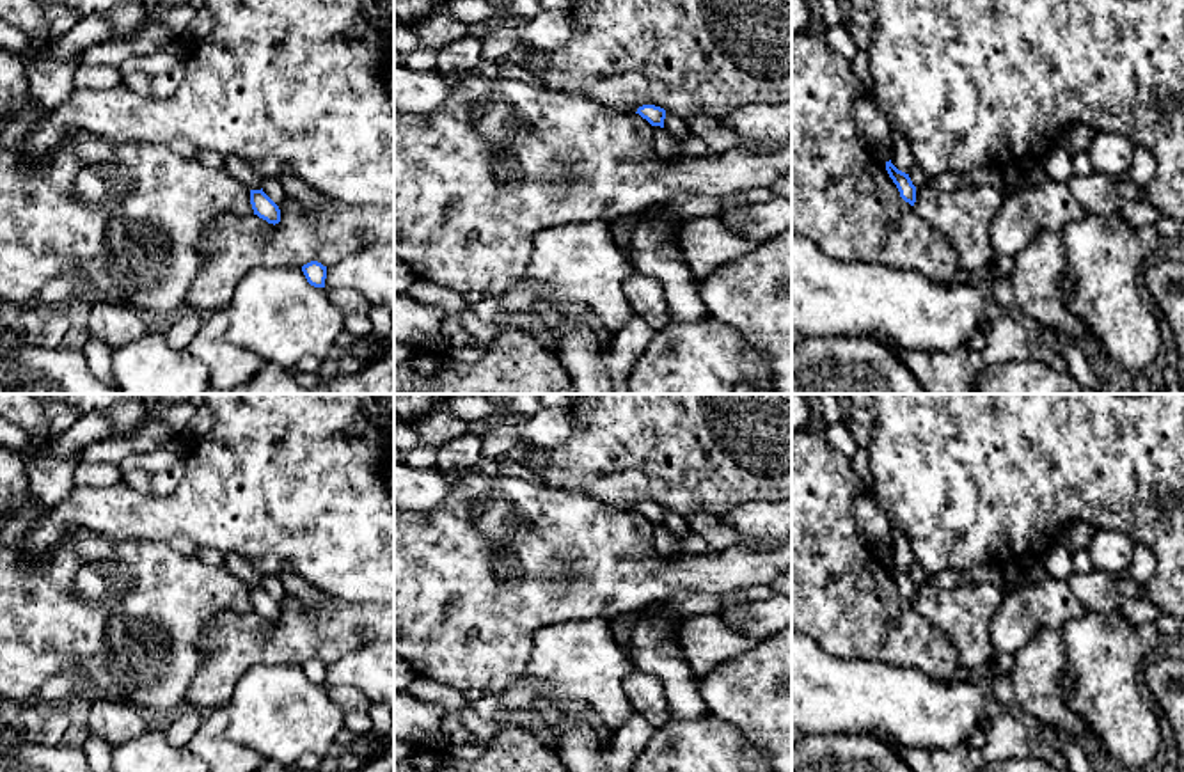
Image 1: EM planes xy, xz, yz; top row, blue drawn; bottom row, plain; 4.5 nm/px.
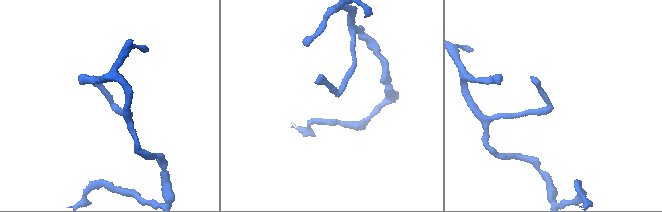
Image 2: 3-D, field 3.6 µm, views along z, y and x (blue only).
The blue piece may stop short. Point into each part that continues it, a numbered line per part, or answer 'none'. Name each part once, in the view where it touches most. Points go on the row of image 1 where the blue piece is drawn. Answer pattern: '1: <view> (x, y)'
none

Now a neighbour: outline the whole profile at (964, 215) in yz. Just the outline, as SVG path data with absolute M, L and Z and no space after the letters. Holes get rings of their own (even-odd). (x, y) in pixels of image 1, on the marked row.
M927 183L916 188L912 209L953 243L960 277L969 279L973 273L985 273L996 259L991 231L1005 195L994 186L966 185L941 192Z

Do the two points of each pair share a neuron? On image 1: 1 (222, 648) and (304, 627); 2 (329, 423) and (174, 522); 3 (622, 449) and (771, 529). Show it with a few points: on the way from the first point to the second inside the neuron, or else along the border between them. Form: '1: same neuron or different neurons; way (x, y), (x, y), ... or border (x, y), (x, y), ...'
1: same neuron; way (242, 643), (284, 641)
2: same neuron; way (290, 460), (267, 483), (213, 504)
3: different neurons; border (773, 501), (746, 501), (719, 515)

